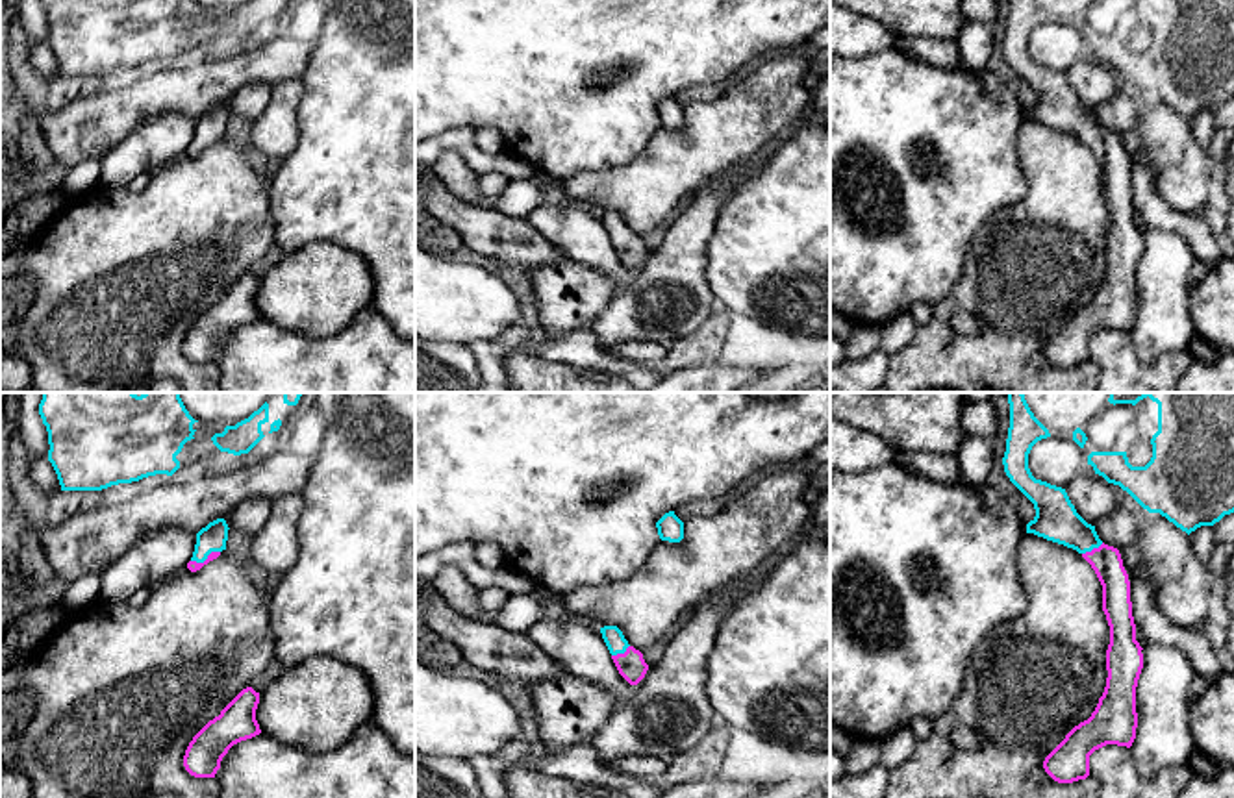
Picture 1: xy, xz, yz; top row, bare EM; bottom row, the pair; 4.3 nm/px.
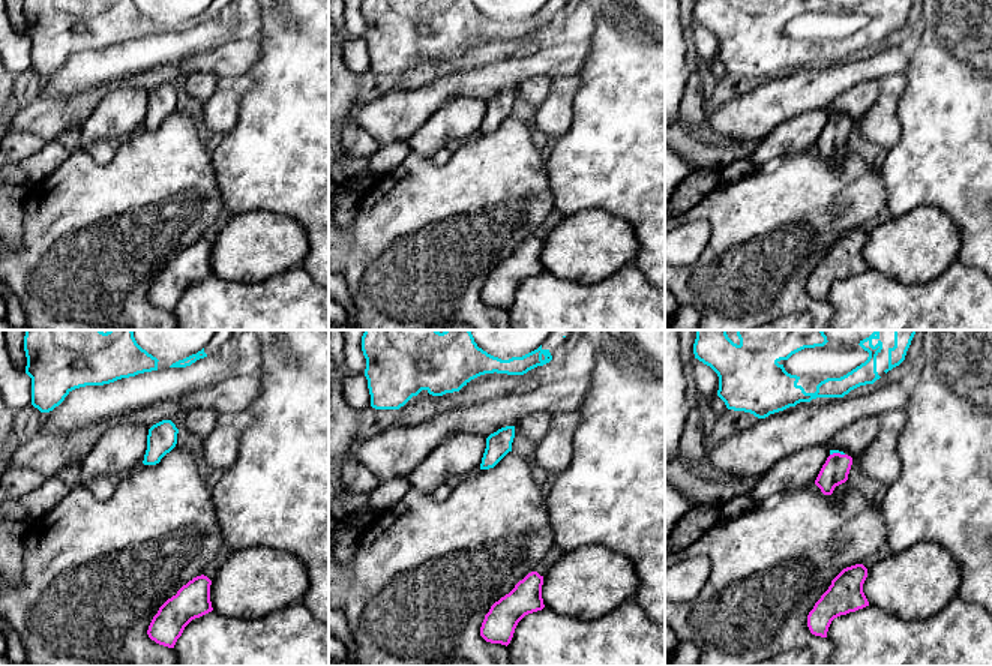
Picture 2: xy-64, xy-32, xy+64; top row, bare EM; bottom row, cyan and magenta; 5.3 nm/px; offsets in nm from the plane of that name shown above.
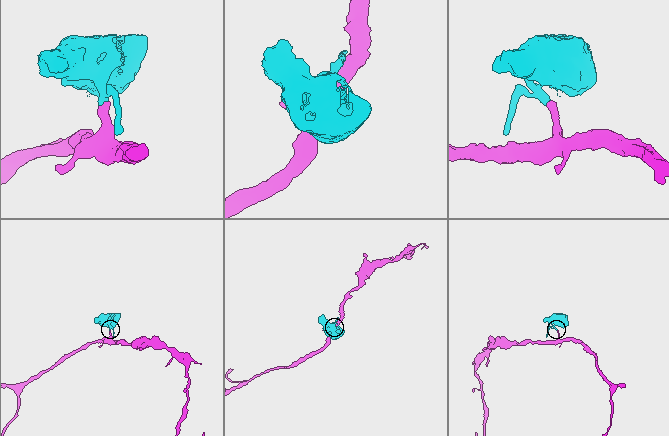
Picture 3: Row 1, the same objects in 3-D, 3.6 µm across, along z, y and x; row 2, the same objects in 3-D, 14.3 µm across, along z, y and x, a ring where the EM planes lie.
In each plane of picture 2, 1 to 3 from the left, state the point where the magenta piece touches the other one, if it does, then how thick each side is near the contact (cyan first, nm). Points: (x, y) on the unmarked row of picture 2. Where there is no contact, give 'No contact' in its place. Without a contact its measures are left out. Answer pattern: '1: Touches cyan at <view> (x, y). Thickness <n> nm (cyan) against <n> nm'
1: No contact
2: No contact
3: Touches cyan at xy+64 (836, 116). Thickness 20 nm (cyan) against 150 nm

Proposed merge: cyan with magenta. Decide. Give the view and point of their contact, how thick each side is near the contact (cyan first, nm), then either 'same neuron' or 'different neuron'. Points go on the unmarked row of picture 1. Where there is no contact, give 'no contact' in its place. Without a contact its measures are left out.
contact xy (204, 145); calibres 120 and 50 nm; same neuron

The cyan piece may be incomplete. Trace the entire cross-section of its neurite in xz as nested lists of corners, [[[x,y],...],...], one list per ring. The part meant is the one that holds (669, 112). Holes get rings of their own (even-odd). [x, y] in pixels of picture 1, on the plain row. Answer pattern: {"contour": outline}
{"contour": [[[674,96],[665,98],[656,107],[656,113],[661,126],[680,128],[684,124],[684,107],[674,100]]]}

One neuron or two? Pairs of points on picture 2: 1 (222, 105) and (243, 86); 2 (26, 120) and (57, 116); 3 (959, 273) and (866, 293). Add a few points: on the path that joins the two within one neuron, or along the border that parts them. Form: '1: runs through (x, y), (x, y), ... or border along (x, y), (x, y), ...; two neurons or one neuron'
1: runs through (227, 101), (239, 89); one neuron
2: runs through (33, 117), (50, 117); one neuron
3: runs through (937, 296), (889, 296); one neuron

